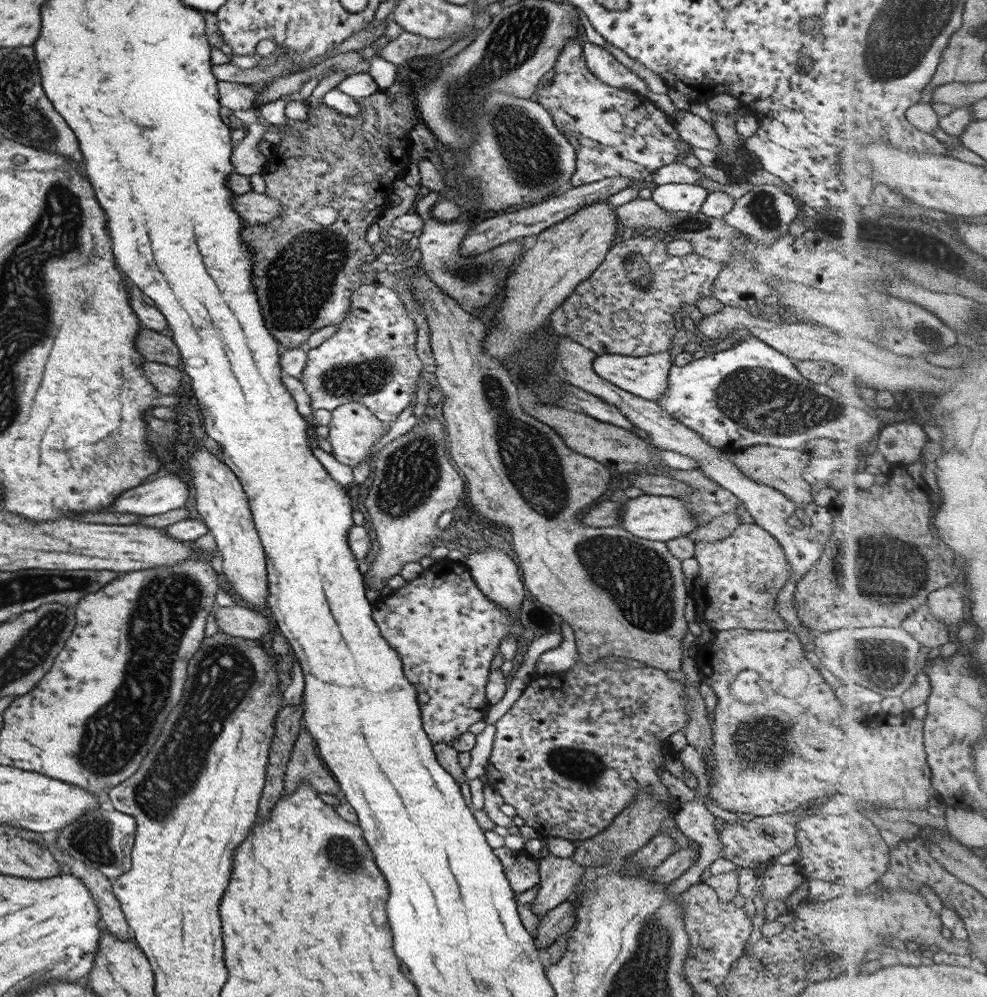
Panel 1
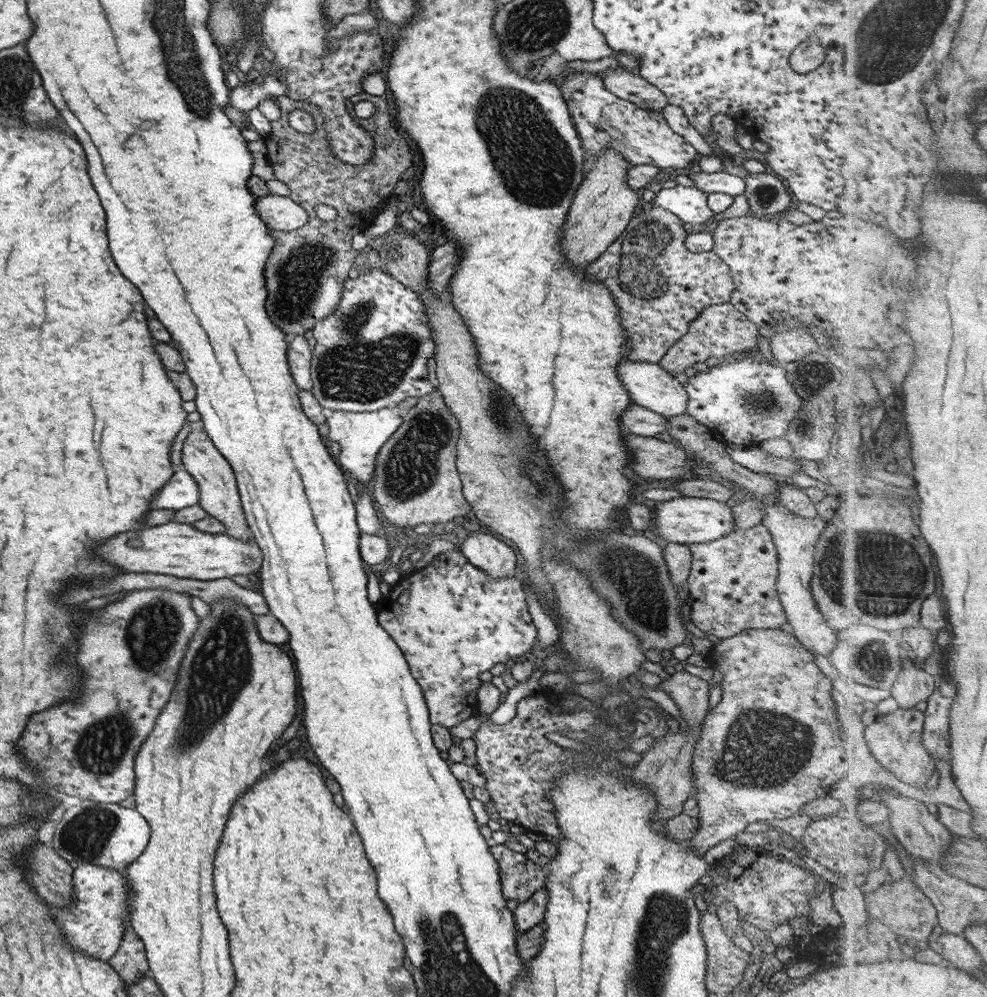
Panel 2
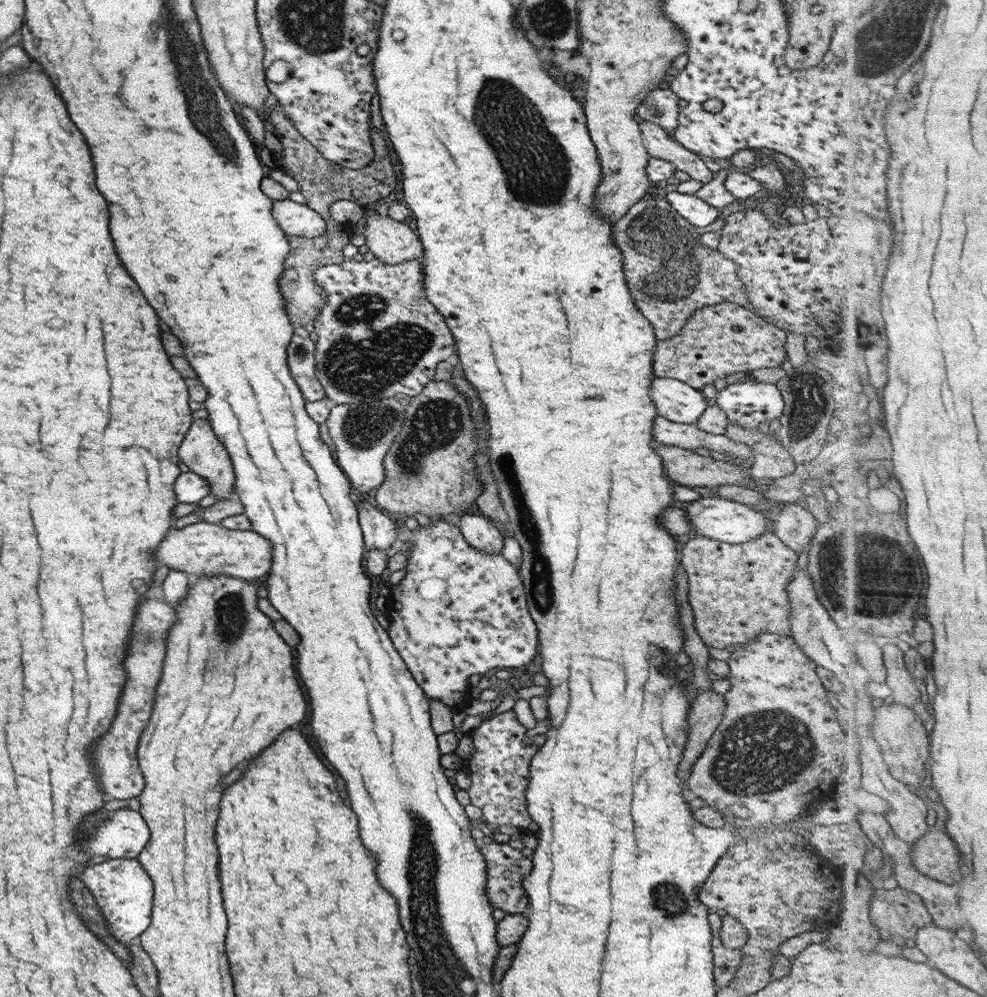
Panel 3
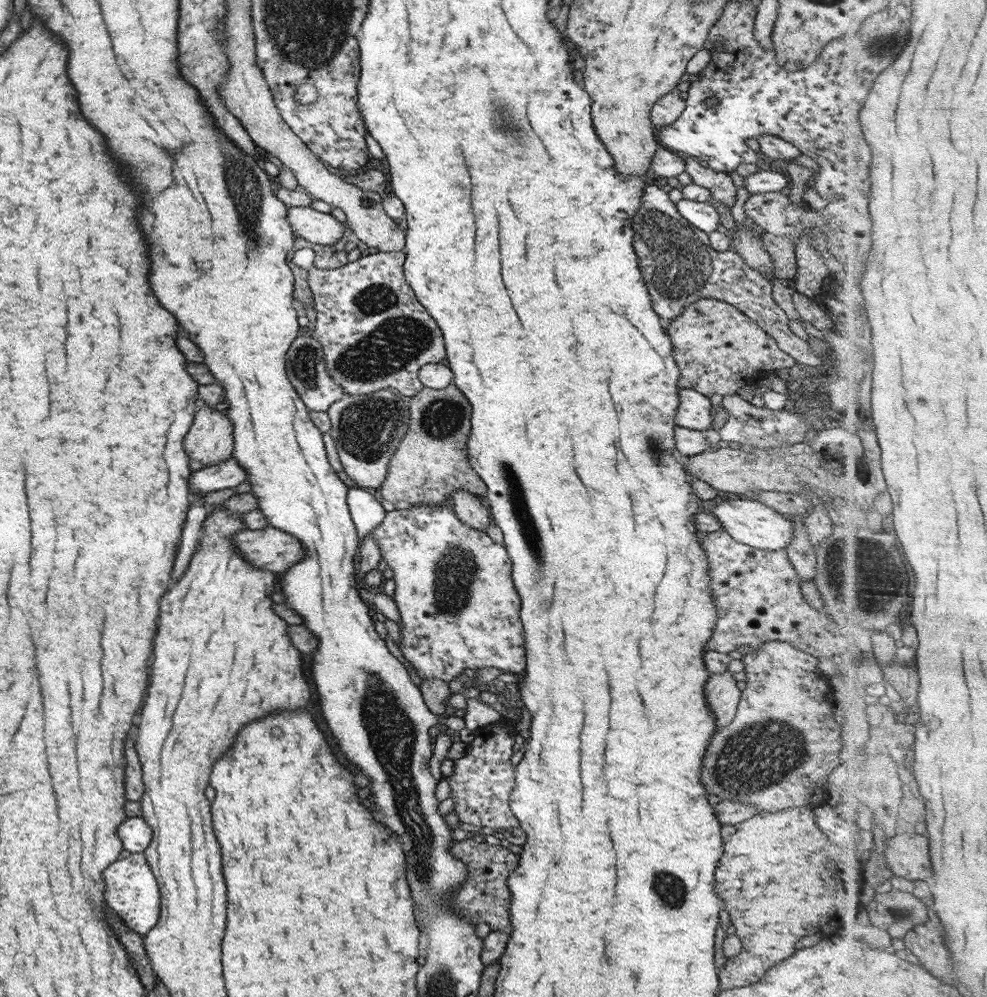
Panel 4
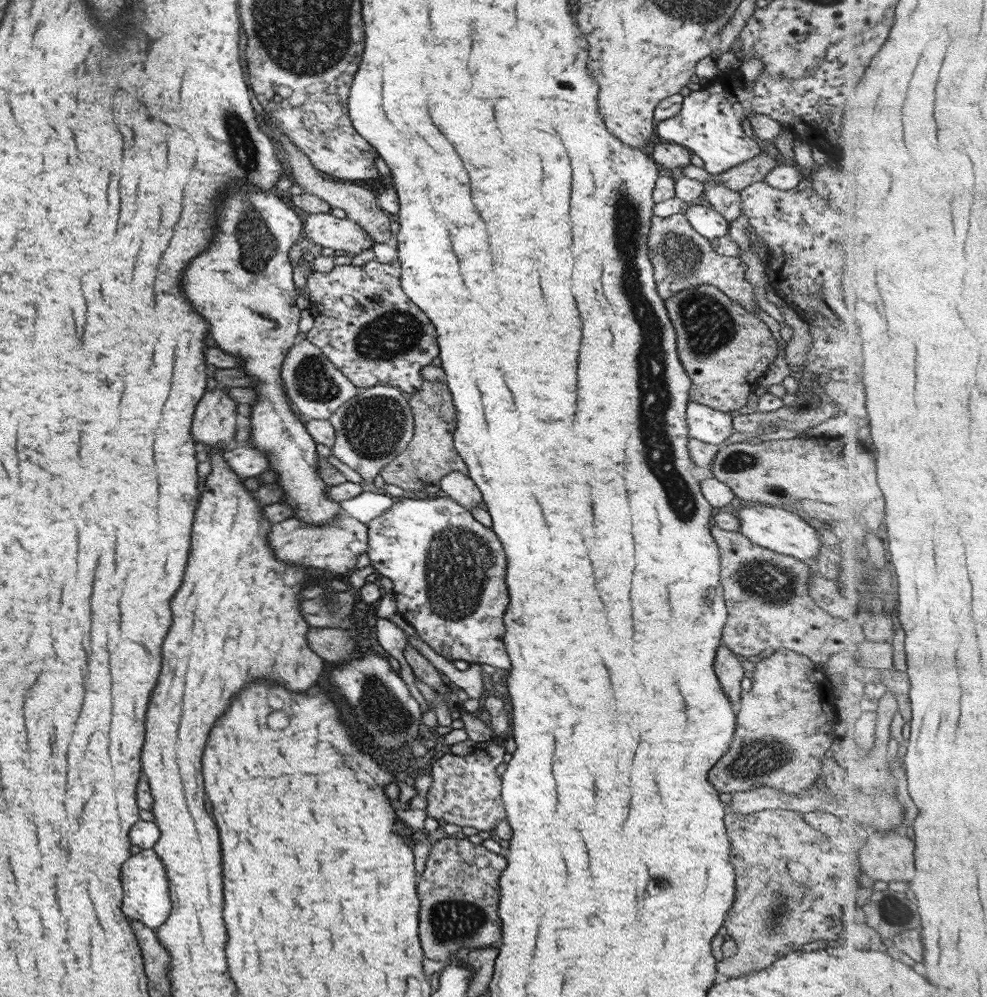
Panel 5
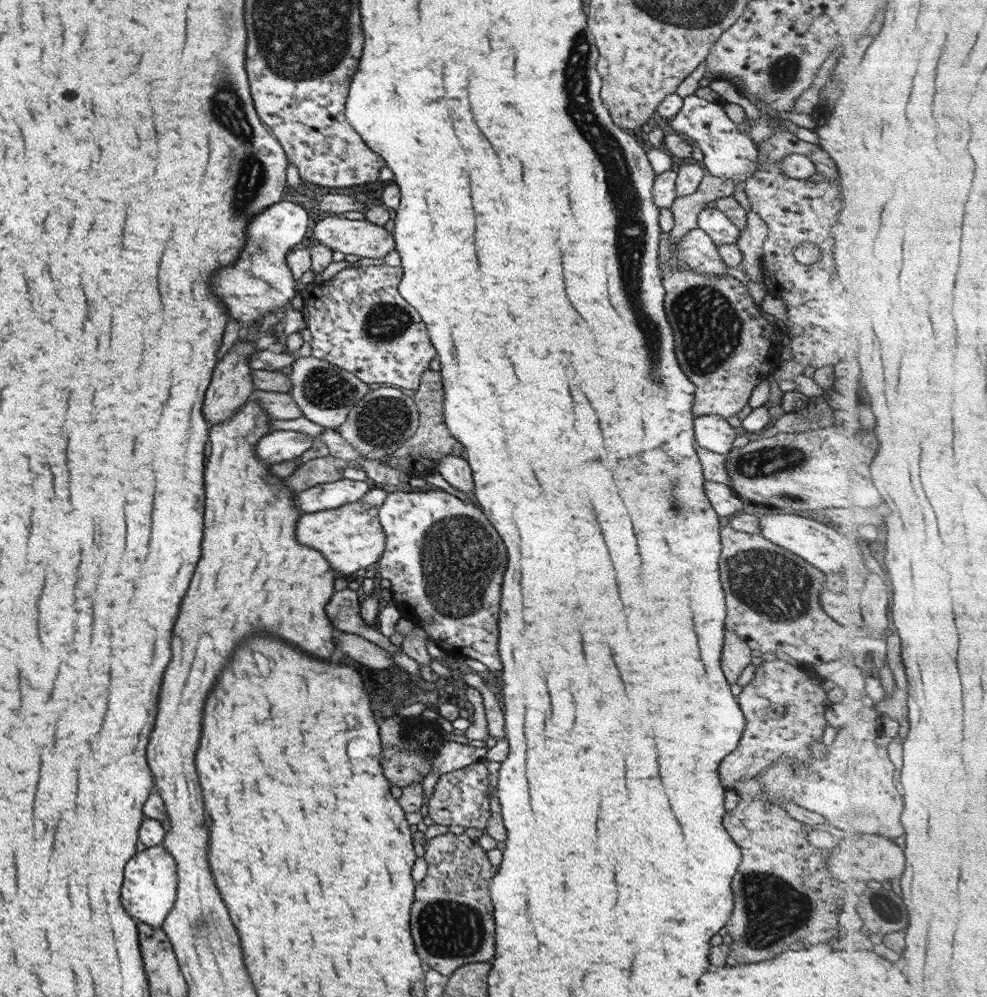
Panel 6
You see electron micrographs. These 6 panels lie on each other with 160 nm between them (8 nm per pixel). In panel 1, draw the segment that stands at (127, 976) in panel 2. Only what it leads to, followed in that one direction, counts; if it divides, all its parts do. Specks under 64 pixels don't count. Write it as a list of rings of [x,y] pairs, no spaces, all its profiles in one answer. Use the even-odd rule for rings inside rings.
[[[50,843],[48,851],[54,859],[69,868],[69,875],[80,879],[89,891],[100,914],[100,922],[116,939],[131,939],[128,924],[121,912],[120,904],[112,893],[109,879],[97,870],[89,868],[80,860],[75,860],[71,855],[64,853],[55,843]]]

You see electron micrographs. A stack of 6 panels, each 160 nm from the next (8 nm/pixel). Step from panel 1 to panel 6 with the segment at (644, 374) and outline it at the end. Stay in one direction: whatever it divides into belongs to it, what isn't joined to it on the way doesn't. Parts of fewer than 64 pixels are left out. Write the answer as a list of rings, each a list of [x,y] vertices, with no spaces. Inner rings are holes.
[[[716,414],[694,416],[692,427],[696,444],[701,448],[722,455],[731,450],[735,430],[722,416]]]

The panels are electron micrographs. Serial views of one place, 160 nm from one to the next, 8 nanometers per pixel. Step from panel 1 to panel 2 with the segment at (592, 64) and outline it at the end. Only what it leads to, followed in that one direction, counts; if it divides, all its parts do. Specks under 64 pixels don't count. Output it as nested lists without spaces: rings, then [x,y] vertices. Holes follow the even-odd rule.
[[[607,68],[600,73],[605,90],[646,111],[660,113],[668,103],[666,96],[633,71]]]

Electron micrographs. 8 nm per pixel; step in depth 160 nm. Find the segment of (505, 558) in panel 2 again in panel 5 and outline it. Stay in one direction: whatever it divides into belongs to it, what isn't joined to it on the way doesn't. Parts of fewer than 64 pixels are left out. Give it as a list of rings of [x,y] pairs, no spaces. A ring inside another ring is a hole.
[[[450,472],[437,482],[437,485],[445,496],[452,498],[457,504],[460,504],[465,510],[479,506],[482,500],[479,489],[473,484],[473,481],[465,474],[460,472]]]

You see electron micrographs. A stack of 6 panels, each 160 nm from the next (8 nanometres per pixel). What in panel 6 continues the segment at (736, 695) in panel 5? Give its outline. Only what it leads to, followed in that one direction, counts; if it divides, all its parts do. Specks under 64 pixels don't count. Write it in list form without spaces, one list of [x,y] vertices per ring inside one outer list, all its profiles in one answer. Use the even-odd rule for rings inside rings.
[[[730,630],[724,631],[720,652],[720,669],[729,684],[735,683],[741,670],[751,660],[750,648]]]

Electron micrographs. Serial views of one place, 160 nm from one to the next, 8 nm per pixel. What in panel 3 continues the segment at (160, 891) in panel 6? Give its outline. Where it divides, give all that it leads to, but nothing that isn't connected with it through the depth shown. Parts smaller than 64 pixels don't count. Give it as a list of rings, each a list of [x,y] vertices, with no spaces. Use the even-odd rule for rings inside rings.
[[[134,858],[107,859],[88,865],[80,879],[99,907],[109,934],[123,944],[136,941],[150,923],[153,894],[151,879],[141,865]]]

